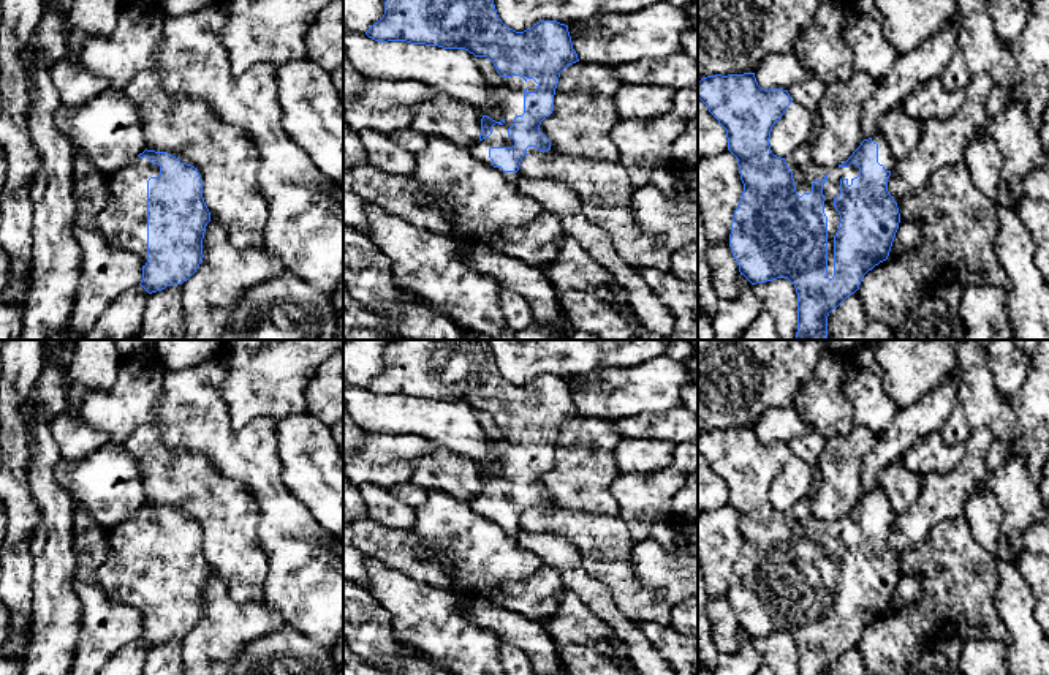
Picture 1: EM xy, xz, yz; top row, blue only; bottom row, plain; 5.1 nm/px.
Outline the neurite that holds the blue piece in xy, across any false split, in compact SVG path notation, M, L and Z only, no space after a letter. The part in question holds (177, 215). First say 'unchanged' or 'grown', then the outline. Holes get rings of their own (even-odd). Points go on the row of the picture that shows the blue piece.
grown; M144 150L109 177L109 196L98 215L98 229L111 245L131 251L142 262L141 286L157 292L187 281L203 262L203 239L210 212L195 166L168 152Z

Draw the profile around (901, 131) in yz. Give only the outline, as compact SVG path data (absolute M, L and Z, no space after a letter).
M899 106L880 115L877 125L894 160L905 158L921 136L921 122L905 114Z

